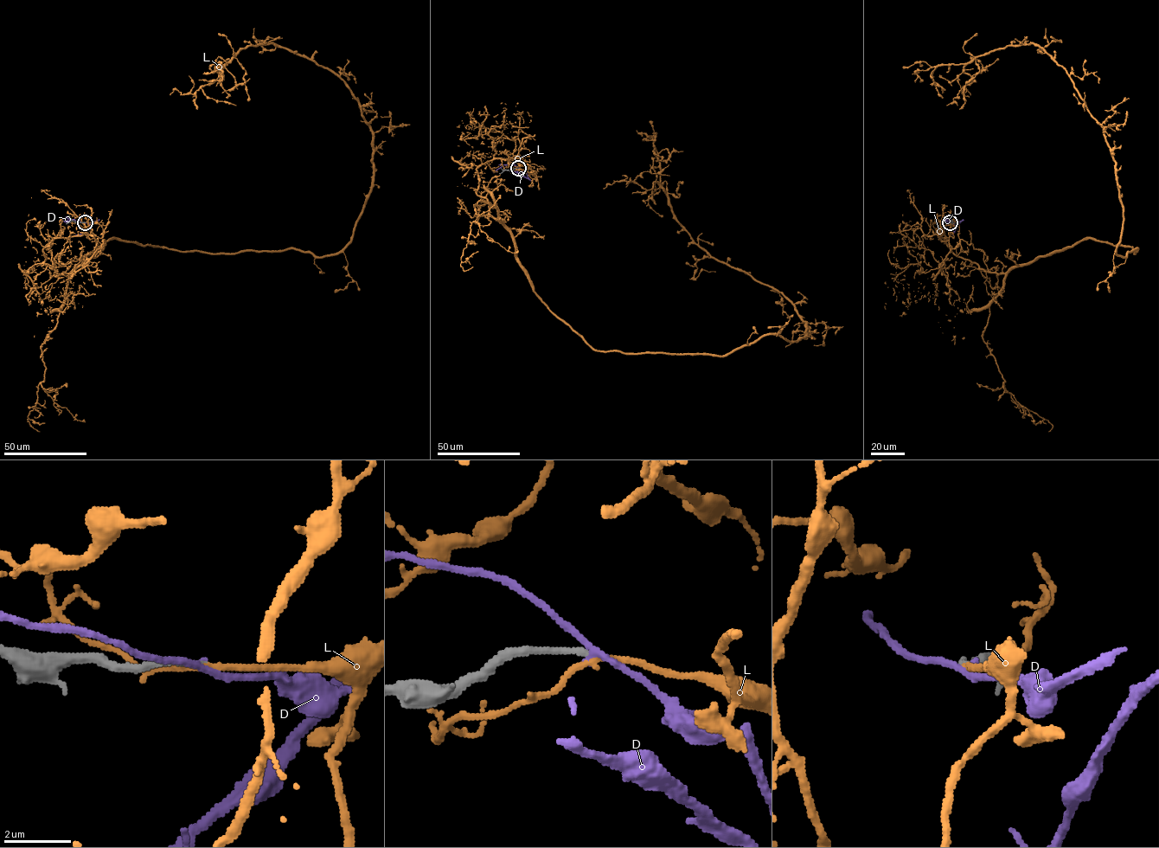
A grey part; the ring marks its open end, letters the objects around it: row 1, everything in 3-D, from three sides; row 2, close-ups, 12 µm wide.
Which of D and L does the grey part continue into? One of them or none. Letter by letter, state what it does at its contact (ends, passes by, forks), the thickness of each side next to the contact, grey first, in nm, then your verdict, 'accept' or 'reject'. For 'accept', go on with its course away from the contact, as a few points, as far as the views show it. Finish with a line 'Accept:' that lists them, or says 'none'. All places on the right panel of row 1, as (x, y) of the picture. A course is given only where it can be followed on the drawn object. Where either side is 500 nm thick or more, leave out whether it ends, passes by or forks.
D: it passes by; 200 nm thick on the grey side, 200 nm on the other; reject
L: it passes by; 180 nm thick on the grey side, 190 nm on the other; accept; it runs (950, 221), (938, 237), (984, 271), (1137, 248), (1116, 253), (1110, 147), (1042, 48), (976, 56), (946, 105)
Accept: L

